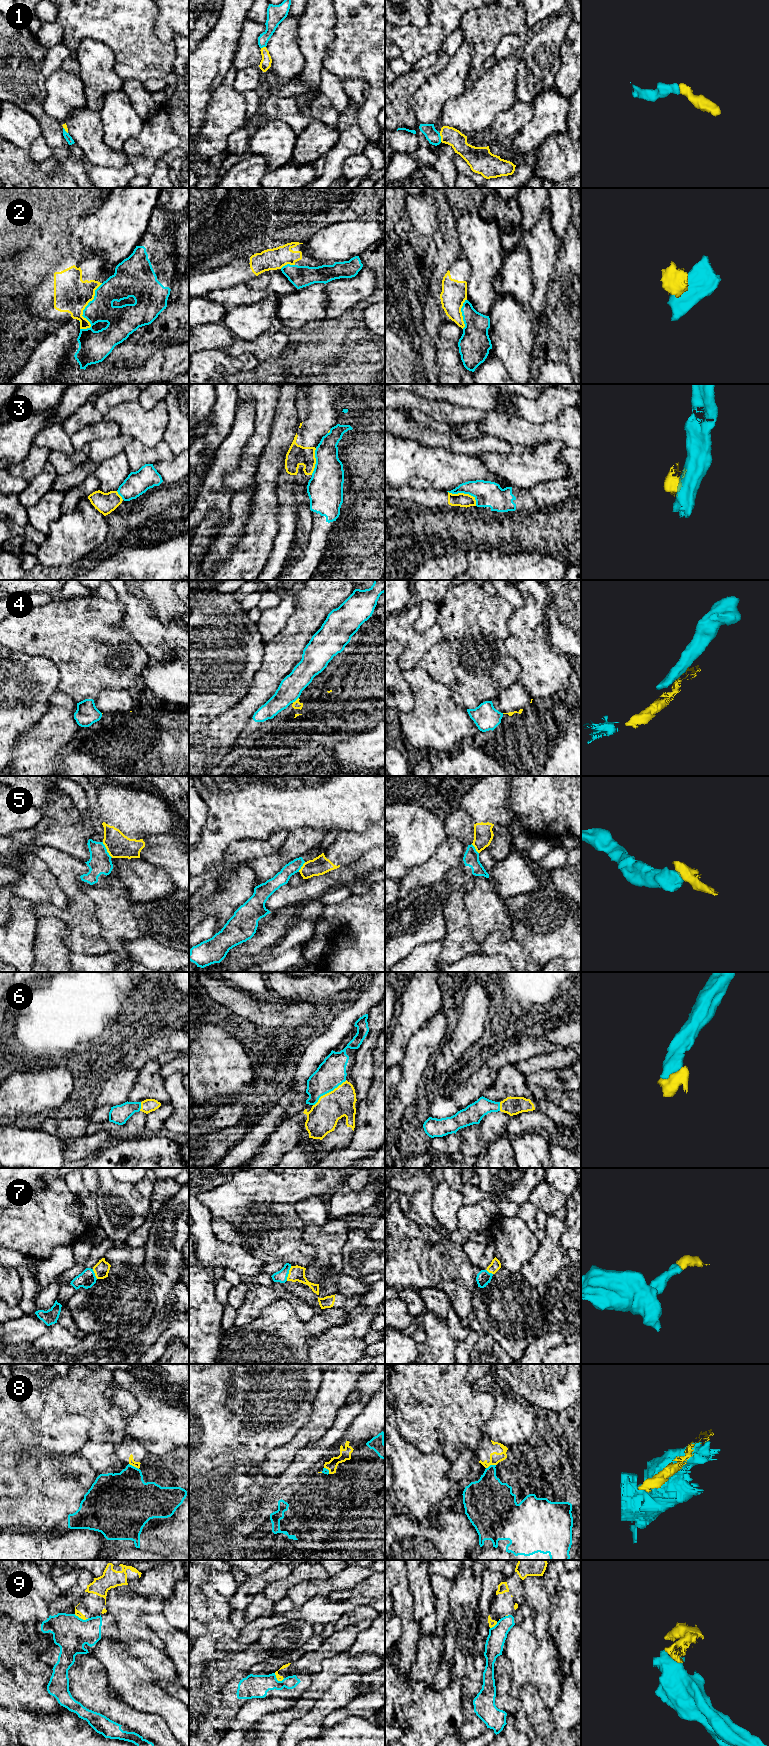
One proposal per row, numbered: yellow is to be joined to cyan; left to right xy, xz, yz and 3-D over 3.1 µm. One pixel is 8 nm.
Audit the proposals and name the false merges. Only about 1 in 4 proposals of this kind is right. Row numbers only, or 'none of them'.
2, 3, 4, 5, 8, 9

